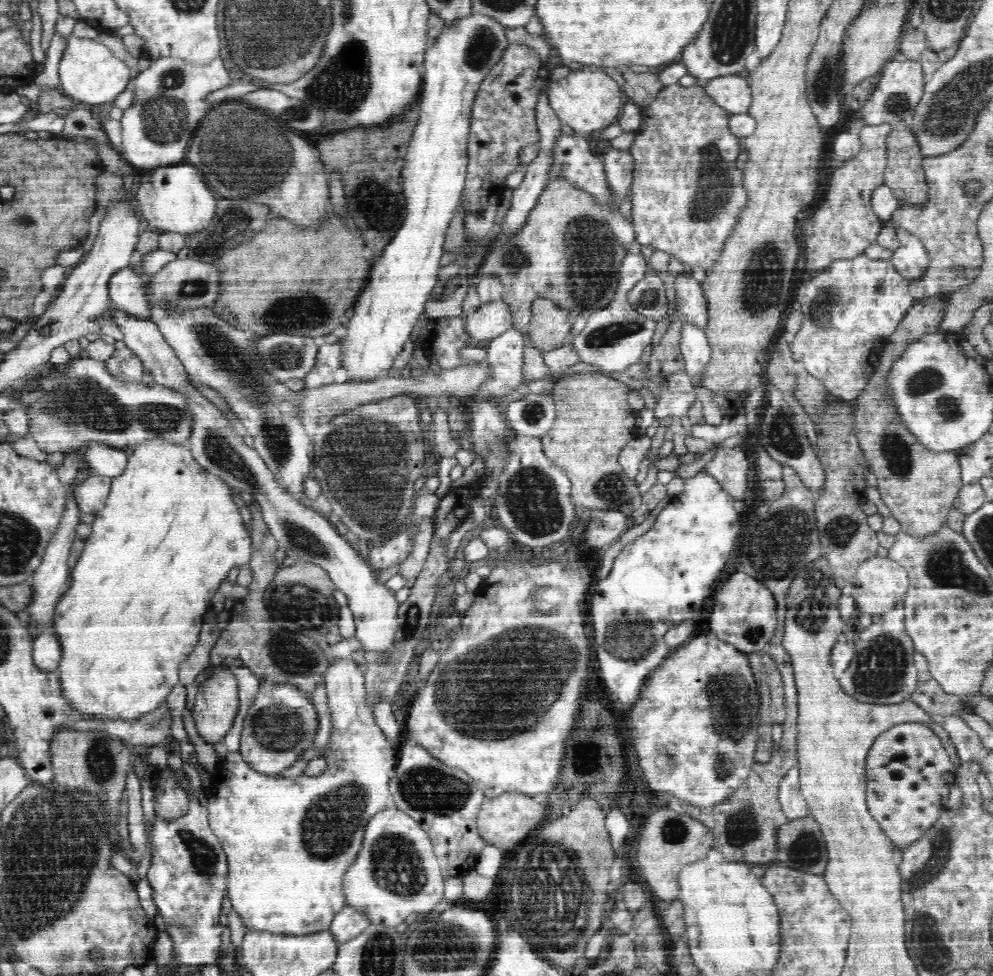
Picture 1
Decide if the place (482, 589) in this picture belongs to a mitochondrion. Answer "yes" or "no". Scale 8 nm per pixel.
no

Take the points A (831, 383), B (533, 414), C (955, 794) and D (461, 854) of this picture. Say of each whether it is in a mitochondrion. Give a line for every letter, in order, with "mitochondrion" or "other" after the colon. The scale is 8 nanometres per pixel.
A: other
B: mitochondrion
C: other
D: other

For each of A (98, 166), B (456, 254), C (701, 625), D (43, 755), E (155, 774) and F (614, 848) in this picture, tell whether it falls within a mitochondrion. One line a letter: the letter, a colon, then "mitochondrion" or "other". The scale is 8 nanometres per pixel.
A: other
B: other
C: other
D: other
E: other
F: other

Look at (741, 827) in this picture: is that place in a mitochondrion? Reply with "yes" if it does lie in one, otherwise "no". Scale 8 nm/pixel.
yes

